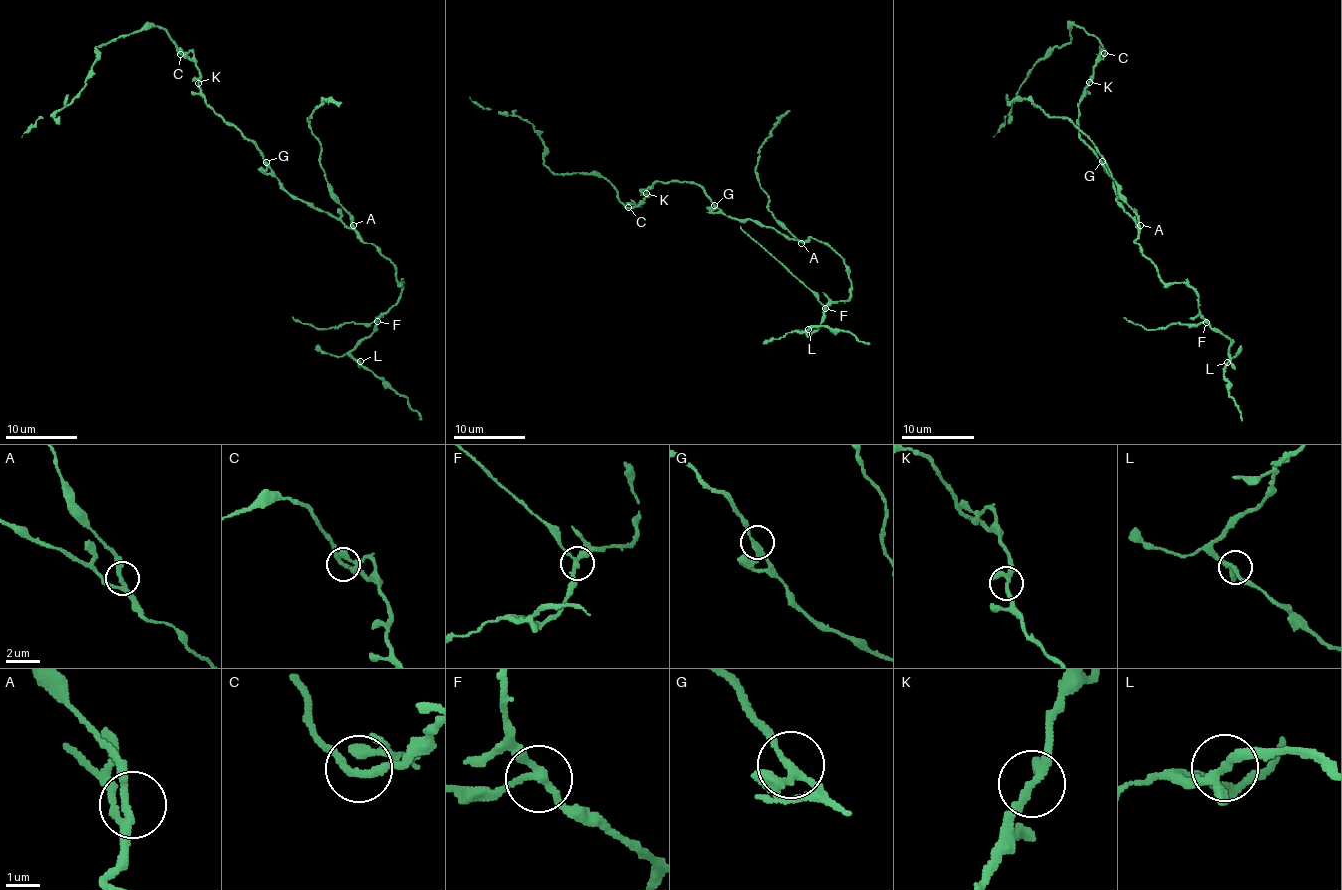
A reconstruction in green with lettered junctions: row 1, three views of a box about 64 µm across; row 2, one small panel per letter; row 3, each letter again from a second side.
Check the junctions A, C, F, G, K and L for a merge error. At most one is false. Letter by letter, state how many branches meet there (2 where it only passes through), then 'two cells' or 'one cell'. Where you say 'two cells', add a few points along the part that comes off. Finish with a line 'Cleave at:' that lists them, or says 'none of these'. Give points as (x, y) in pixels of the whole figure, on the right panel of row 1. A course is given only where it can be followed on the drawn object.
A: 3 branches meet; one cell
C: 2 branches meet; one cell
F: 3 branches meet; two cells; foreign part runs (1205, 322), (1175, 322), (1165, 328), (1146, 330), (1124, 317)
G: 3 branches meet; one cell
K: 2 branches meet; one cell
L: 3 branches meet; one cell
Cleave at: F

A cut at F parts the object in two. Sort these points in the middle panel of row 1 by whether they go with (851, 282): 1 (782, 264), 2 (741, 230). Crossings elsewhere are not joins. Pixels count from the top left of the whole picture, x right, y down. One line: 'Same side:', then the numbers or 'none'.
Same side: none

